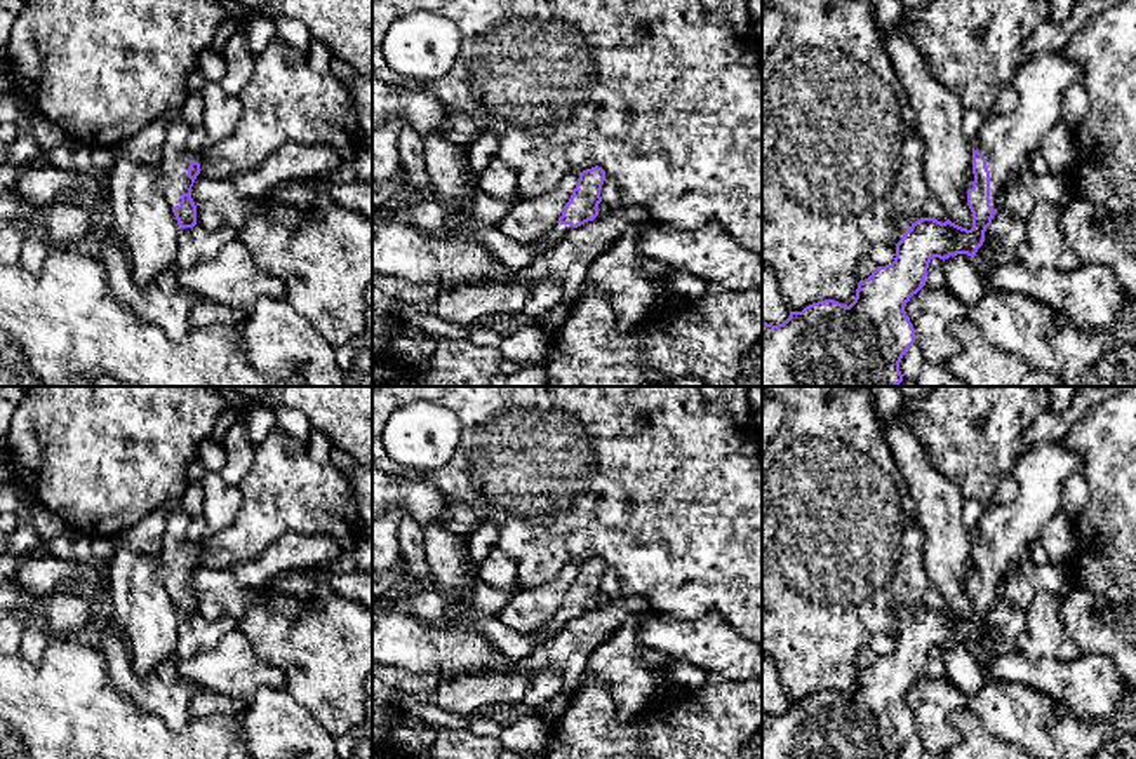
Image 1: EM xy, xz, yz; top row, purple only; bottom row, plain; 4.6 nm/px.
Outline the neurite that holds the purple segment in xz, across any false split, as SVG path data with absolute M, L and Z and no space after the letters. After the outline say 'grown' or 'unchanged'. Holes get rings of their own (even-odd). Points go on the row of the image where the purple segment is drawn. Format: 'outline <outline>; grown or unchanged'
outline M598 165L579 172L579 179L562 216L555 226L541 238L543 242L562 242L565 235L598 216L602 202L600 190L605 181L605 171Z; grown

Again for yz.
outline M1061 50L1040 52L1021 64L1014 78L1018 106L1011 113L993 113L981 127L972 151L974 181L967 190L972 228L962 228L950 219L941 223L920 218L896 244L894 261L877 266L868 279L859 280L849 306L825 299L802 312L790 312L783 324L762 322L762 386L898 386L903 381L899 362L915 343L915 329L905 306L926 285L931 259L976 256L999 209L1000 193L1030 169L1032 153L1063 117L1065 89L1080 84L1082 77L1082 68Z; grown

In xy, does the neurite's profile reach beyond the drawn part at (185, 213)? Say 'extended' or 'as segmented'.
extended

